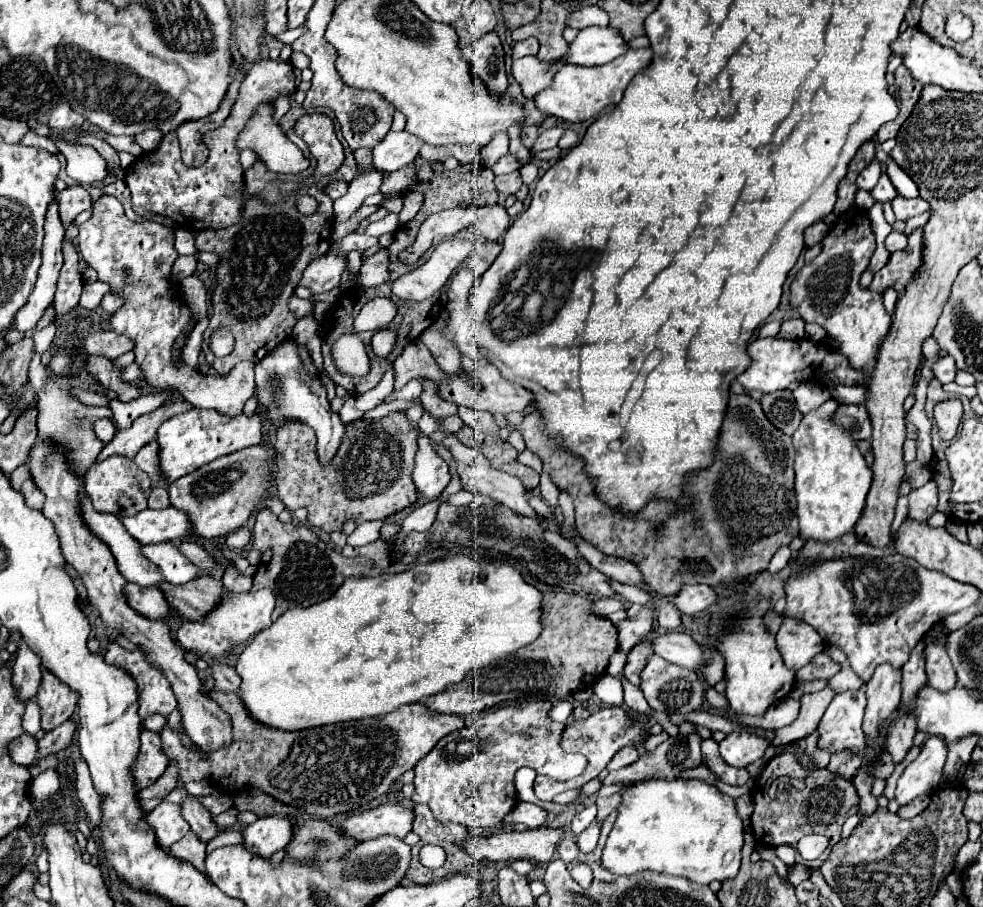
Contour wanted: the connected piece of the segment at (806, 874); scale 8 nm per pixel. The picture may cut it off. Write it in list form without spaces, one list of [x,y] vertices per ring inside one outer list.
[[[800,864],[792,866],[791,868],[789,868],[789,870],[790,871],[788,871],[788,880],[793,886],[797,886],[810,877],[810,871]]]

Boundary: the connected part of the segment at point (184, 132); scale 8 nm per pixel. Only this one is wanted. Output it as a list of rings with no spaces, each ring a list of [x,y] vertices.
[[[235,68],[235,80],[231,82],[229,92],[227,92],[221,108],[213,116],[207,116],[205,120],[193,120],[191,124],[181,124],[181,128],[177,128],[177,138],[181,144],[181,156],[183,156],[183,162],[187,166],[201,166],[207,160],[209,150],[201,140],[207,132],[219,128],[225,122],[225,118],[229,116],[231,106],[237,98],[237,88],[239,88],[241,80],[243,80],[243,74],[239,72],[239,68]]]

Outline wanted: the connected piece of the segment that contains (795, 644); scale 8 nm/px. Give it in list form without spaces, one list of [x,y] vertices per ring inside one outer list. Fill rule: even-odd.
[[[785,602],[773,604],[773,610],[785,620],[775,635],[776,645],[788,668],[799,670],[815,655],[826,649],[825,641],[817,636],[817,631],[803,620],[785,616]],[[793,640],[793,642],[791,642]]]

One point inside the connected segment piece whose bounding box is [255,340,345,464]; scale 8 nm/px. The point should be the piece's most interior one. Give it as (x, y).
(285, 392)

